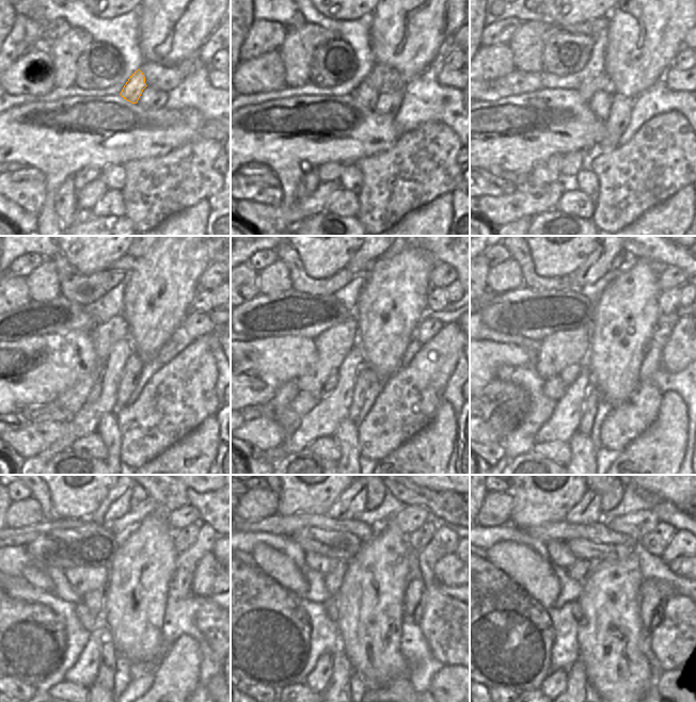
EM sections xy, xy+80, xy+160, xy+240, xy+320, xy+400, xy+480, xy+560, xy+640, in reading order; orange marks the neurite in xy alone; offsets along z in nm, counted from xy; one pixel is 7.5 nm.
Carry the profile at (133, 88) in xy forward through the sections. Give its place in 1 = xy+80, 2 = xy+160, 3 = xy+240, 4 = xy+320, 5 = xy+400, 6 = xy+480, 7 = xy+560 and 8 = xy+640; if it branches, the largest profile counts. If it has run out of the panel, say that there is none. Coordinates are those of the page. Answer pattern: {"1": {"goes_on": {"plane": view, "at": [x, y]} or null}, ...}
{"1": {"goes_on": {"plane": "xy+80", "at": [367, 96]}}, "2": {"goes_on": {"plane": "xy+160", "at": [600, 104]}}, "3": {"goes_on": {"plane": "xy+240", "at": [86, 419]}}, "4": {"goes_on": {"plane": "xy+320", "at": [322, 420]}}, "5": {"goes_on": {"plane": "xy+400", "at": [564, 423]}}, "6": {"goes_on": {"plane": "xy+480", "at": [83, 672]}}, "7": {"goes_on": {"plane": "xy+560", "at": [318, 680]}}, "8": {"goes_on": {"plane": "xy+640", "at": [555, 685]}}}

